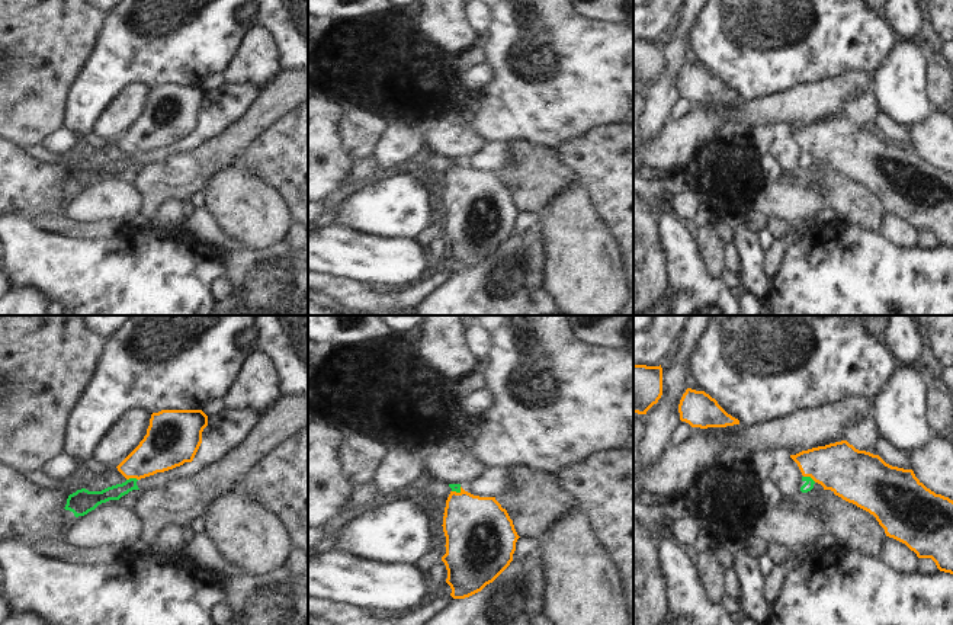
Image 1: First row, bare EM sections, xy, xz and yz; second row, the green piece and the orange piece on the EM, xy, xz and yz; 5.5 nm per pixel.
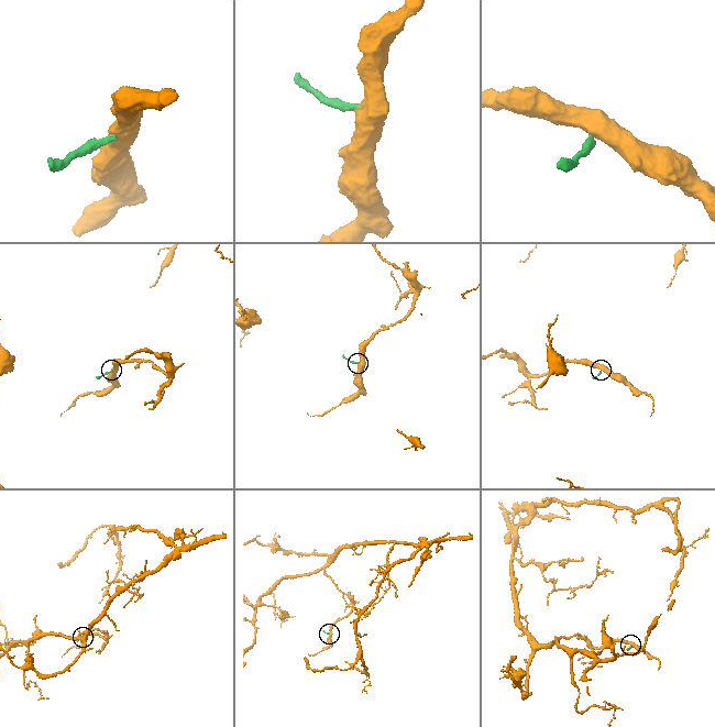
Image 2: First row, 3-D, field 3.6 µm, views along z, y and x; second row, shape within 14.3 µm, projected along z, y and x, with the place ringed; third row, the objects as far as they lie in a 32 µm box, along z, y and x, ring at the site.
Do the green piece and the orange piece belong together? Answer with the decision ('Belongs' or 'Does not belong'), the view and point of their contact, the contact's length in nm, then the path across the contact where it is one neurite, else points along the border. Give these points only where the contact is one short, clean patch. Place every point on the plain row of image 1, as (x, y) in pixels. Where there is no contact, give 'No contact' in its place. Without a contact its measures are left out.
Does not belong. Touches green at yz (809, 151). Shared border 80 nm. Boundary: yz (804, 150), (815, 156).

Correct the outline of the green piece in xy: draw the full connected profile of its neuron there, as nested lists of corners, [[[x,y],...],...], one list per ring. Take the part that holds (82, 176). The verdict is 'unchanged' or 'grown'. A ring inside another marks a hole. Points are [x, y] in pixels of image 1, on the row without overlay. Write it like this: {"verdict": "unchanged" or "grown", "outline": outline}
{"verdict": "grown", "outline": [[[251,81],[225,83],[218,90],[208,92],[208,100],[202,106],[202,118],[192,137],[184,137],[180,141],[141,154],[129,153],[102,166],[77,164],[68,170],[64,183],[78,192],[94,185],[102,177],[119,174],[132,164],[145,166],[150,161],[169,158],[179,151],[198,150],[241,118],[259,97],[259,87]]]}

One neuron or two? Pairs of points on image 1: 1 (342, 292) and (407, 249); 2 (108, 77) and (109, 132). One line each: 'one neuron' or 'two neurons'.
1: two neurons
2: two neurons

